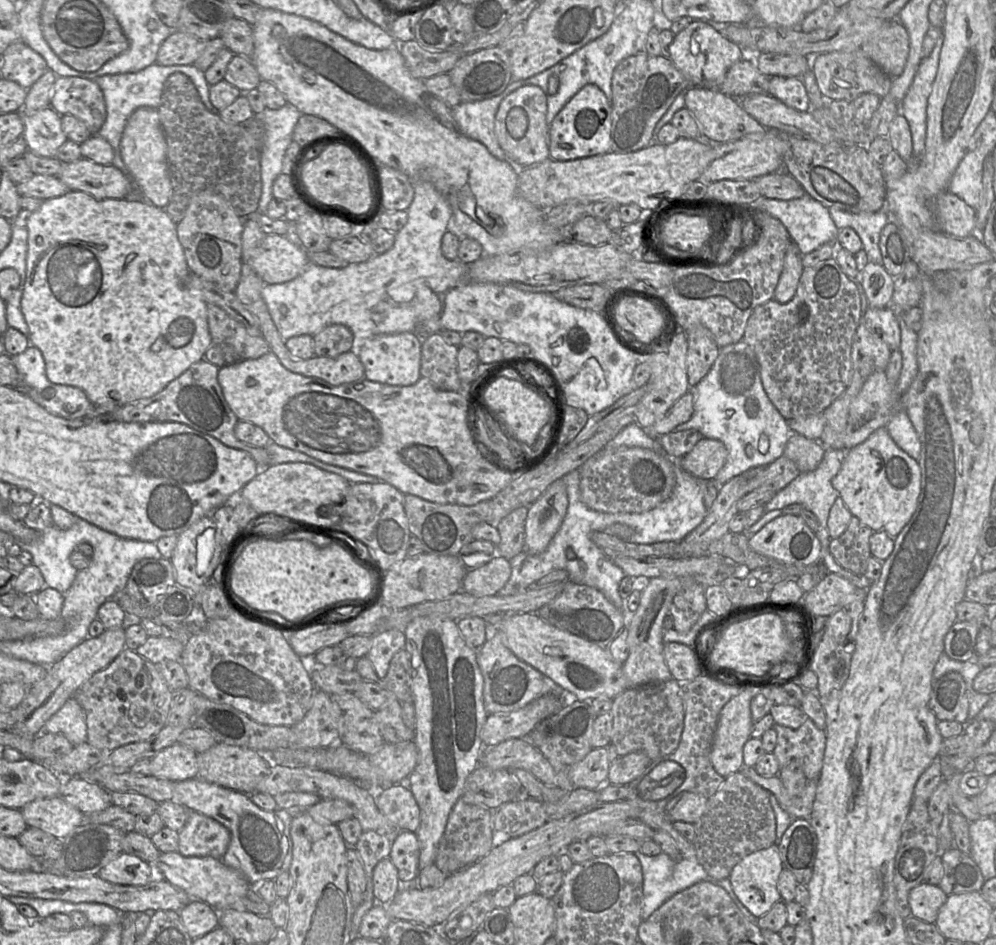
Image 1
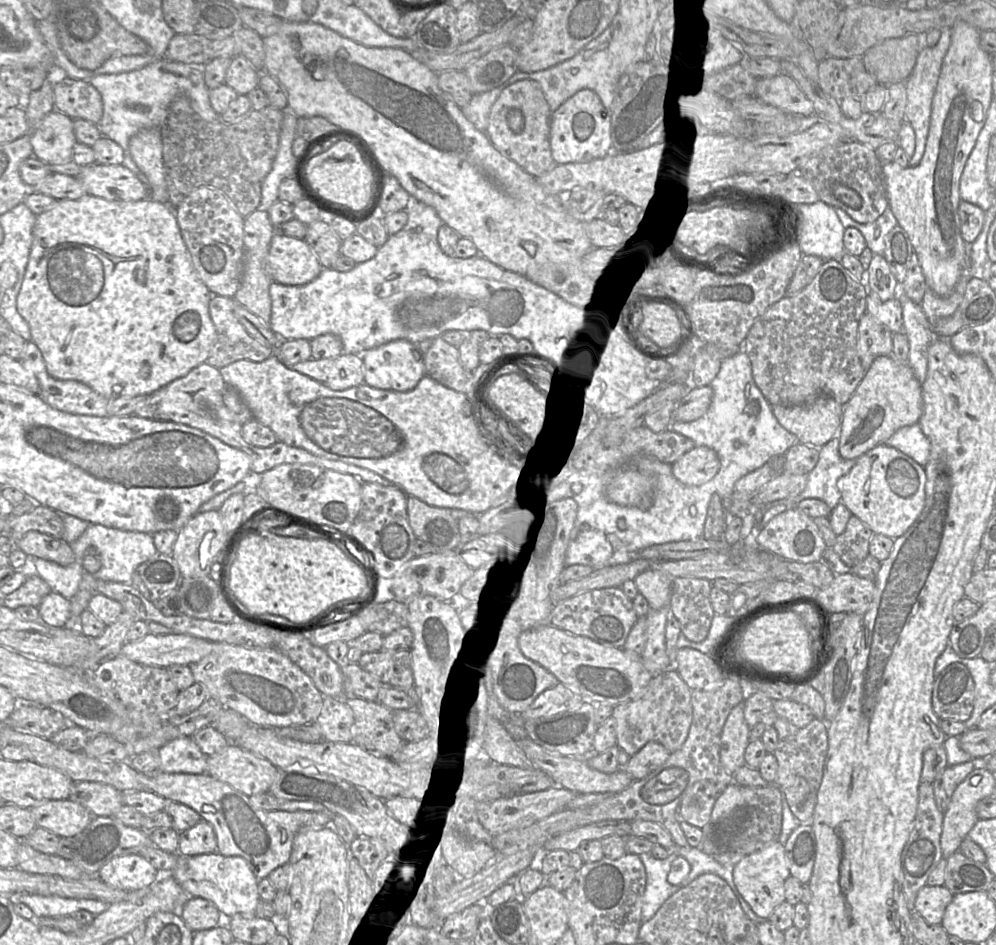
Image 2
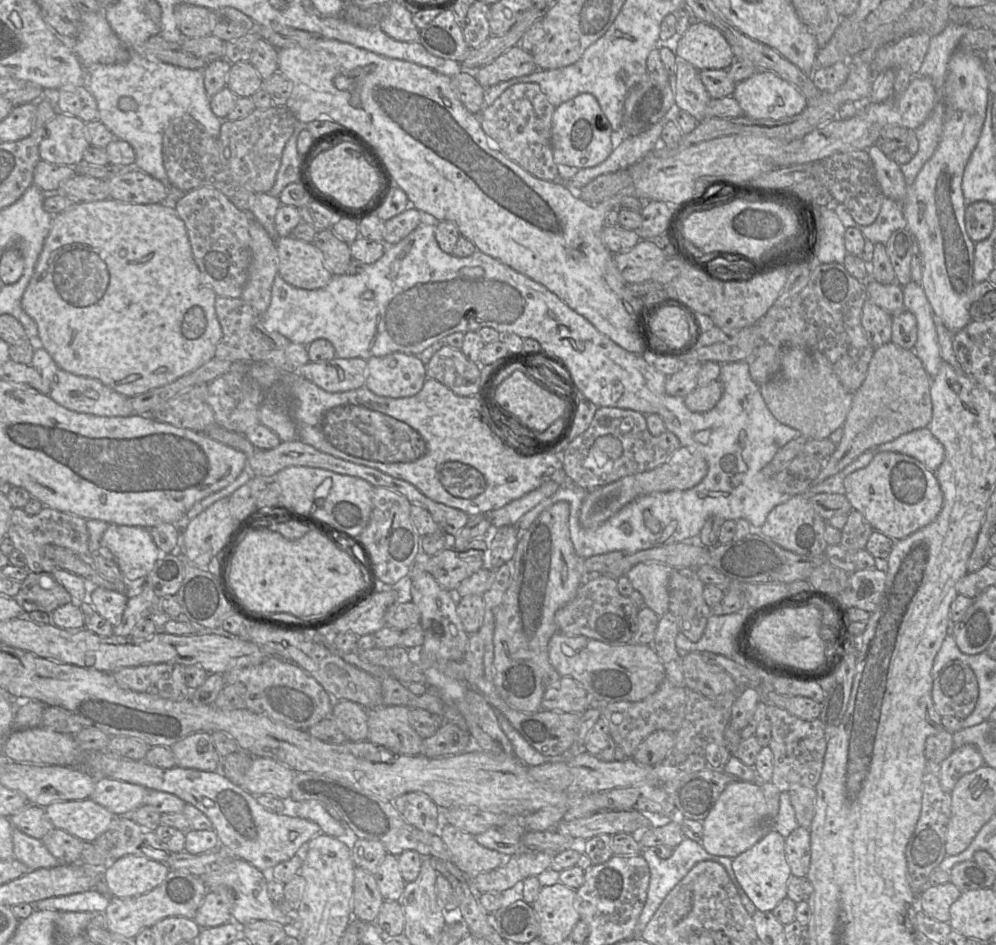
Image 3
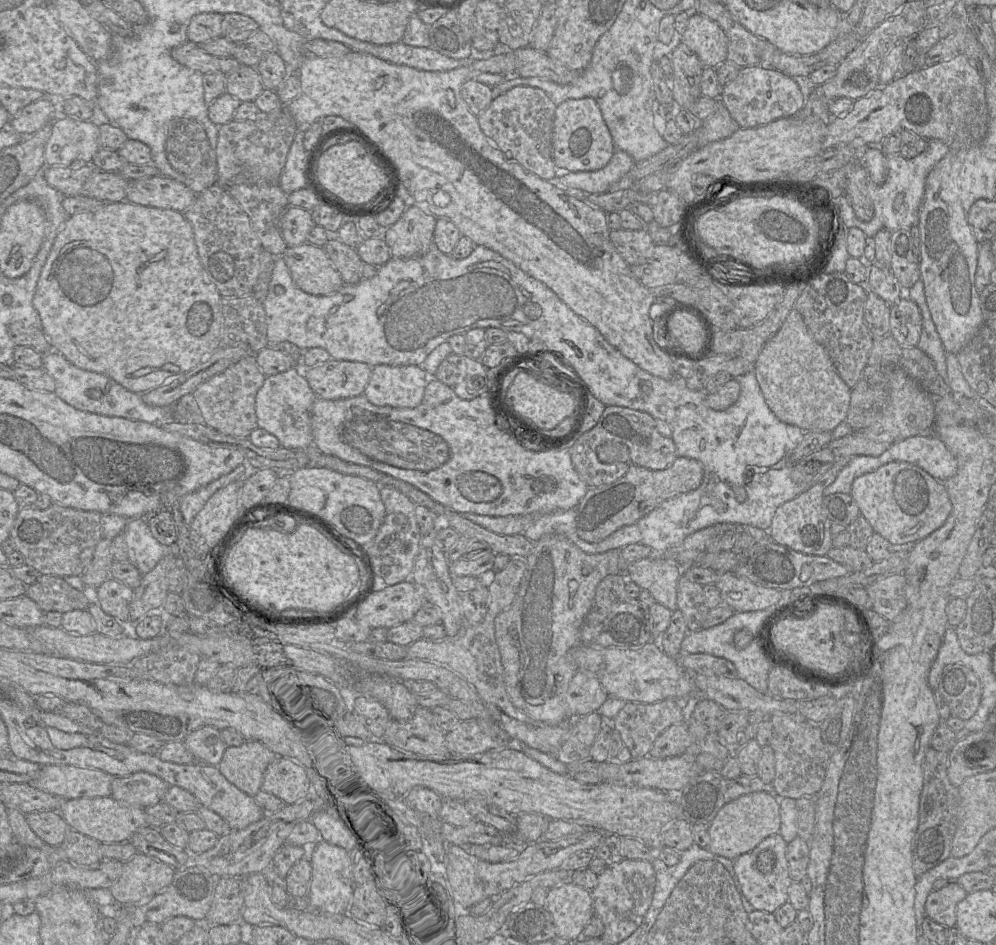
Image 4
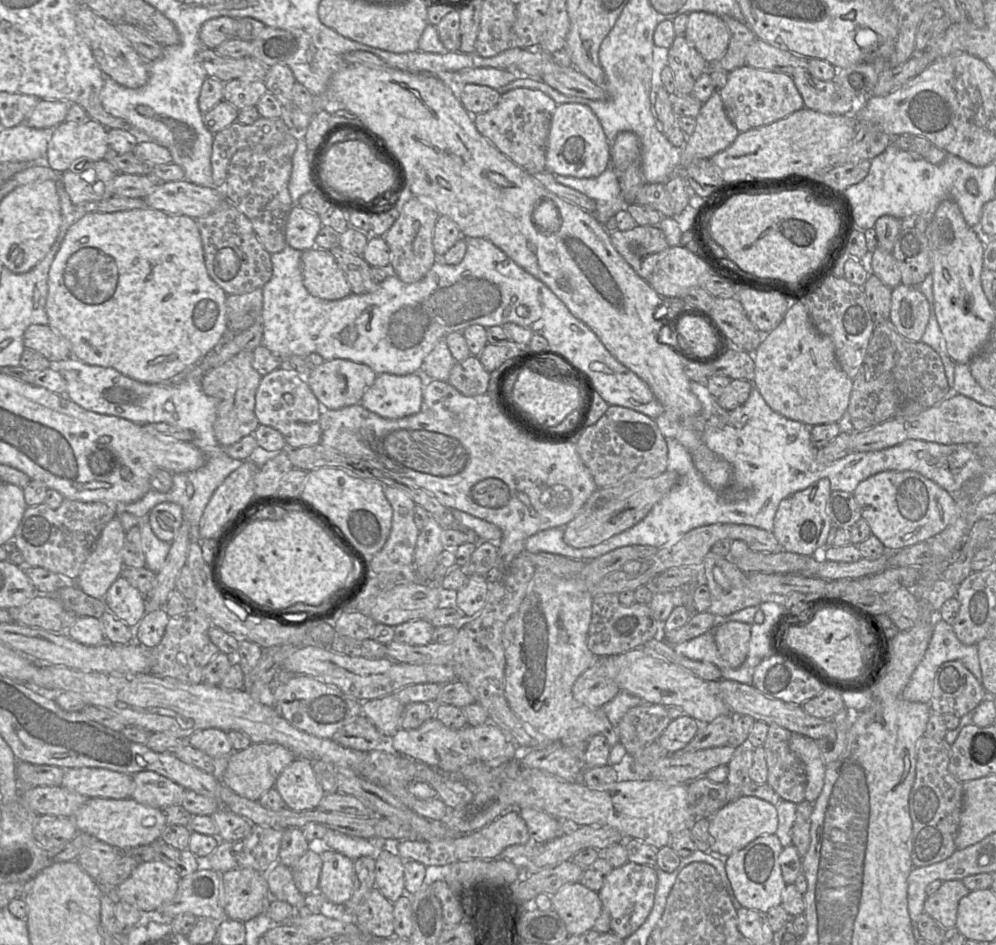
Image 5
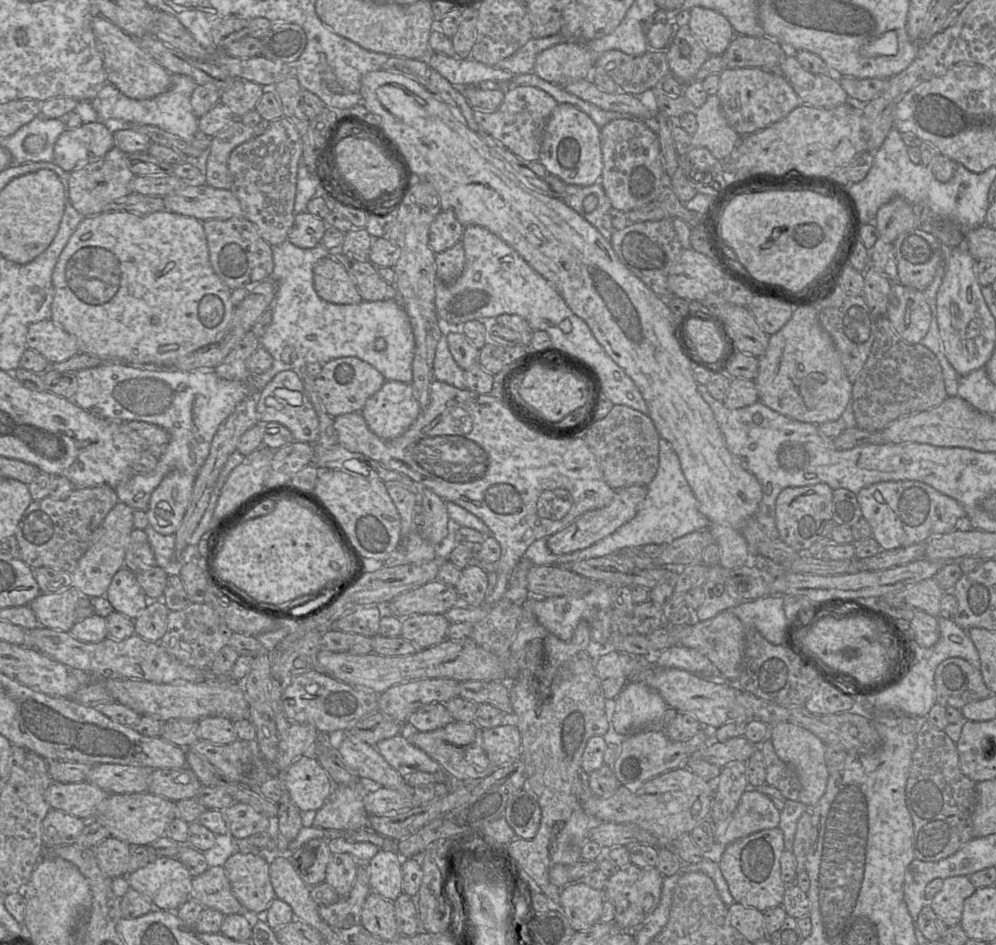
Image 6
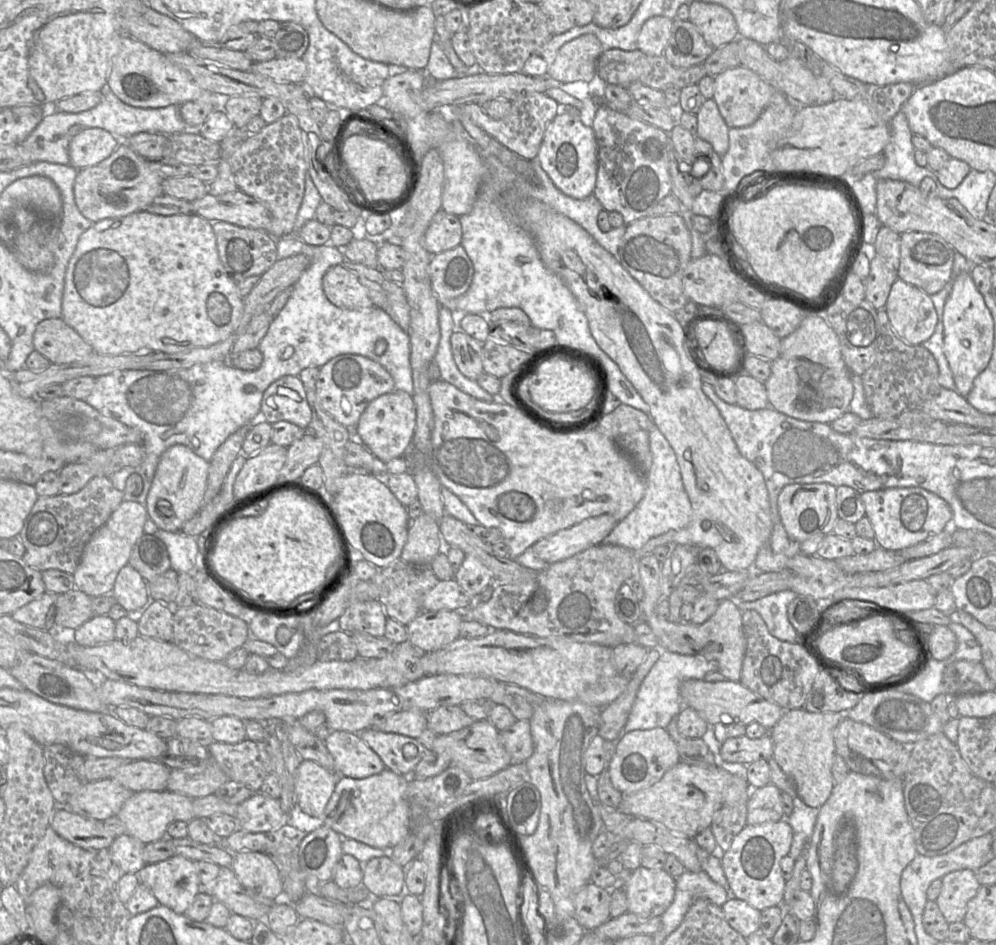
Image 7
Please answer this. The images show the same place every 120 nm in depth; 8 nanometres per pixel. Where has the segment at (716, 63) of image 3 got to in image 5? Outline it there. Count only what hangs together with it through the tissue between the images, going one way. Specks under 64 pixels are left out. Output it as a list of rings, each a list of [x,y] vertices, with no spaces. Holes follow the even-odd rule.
[[[695,11],[688,15],[684,36],[709,64],[724,55],[730,31],[720,16]]]

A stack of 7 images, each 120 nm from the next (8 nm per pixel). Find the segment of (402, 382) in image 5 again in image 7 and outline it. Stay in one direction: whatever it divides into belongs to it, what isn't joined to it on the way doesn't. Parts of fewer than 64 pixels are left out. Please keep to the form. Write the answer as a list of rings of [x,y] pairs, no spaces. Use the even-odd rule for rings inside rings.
[[[395,389],[372,400],[353,429],[355,437],[379,460],[388,463],[403,457],[411,447],[416,427],[416,407],[412,395]]]

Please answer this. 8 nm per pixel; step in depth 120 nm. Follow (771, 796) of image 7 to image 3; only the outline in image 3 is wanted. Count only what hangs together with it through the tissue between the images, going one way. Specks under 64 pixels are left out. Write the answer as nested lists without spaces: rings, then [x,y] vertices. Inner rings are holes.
[[[733,780],[726,786],[703,822],[701,845],[709,854],[733,859],[750,849],[773,829],[760,783]]]

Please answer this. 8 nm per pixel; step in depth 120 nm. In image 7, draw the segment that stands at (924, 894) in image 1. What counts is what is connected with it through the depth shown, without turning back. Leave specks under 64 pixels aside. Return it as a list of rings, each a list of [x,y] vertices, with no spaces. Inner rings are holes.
[[[970,869],[956,870],[942,878],[941,892],[935,902],[949,924],[964,920],[967,903],[980,886],[975,872]]]

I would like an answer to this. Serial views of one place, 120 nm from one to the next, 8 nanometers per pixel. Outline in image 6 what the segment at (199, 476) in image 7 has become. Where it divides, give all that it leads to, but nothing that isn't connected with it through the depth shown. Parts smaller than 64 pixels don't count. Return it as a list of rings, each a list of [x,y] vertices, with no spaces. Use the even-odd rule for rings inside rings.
[[[173,470],[155,488],[146,510],[149,524],[155,531],[162,535],[176,533],[188,508],[195,478]]]

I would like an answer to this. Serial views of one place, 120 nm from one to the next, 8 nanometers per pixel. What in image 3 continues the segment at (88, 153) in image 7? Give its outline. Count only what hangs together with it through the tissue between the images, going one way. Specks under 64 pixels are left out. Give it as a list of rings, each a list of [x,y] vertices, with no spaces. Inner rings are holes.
[[[57,112],[46,126],[46,135],[39,145],[42,160],[58,165],[75,166],[83,161],[83,154],[89,147],[85,132],[86,123],[76,116]]]

